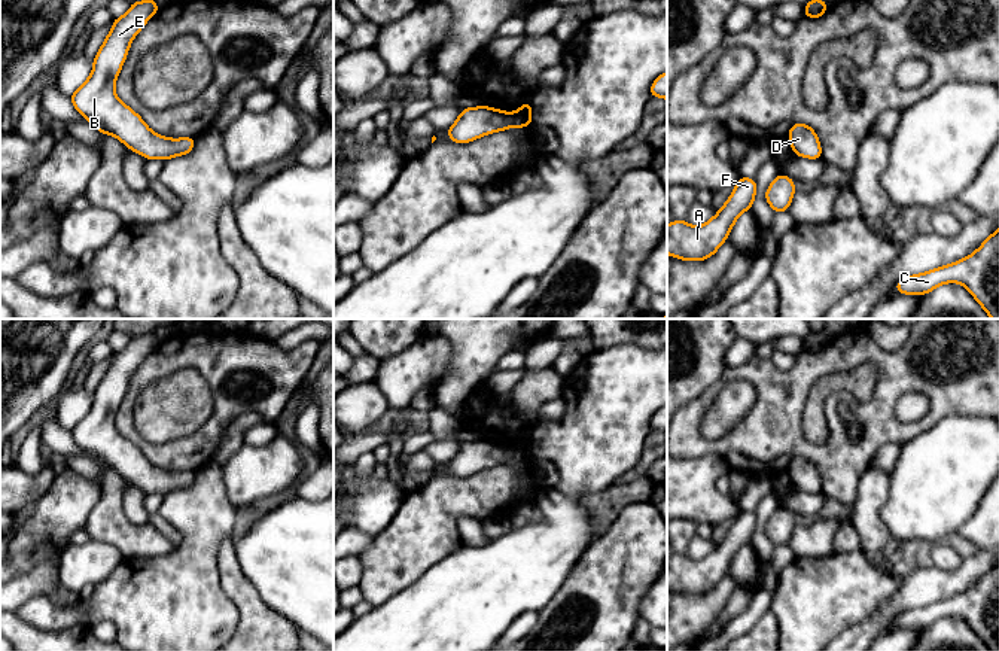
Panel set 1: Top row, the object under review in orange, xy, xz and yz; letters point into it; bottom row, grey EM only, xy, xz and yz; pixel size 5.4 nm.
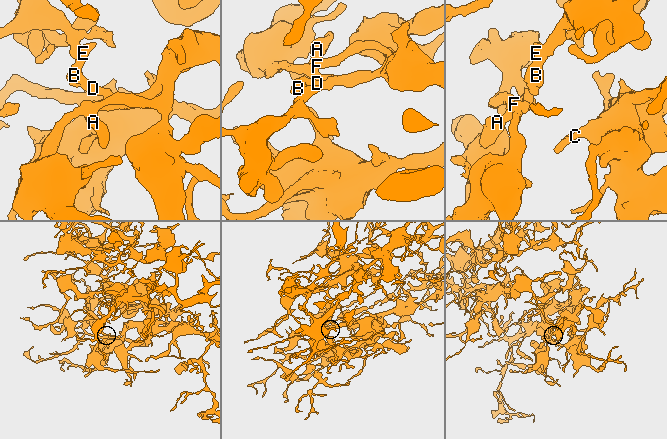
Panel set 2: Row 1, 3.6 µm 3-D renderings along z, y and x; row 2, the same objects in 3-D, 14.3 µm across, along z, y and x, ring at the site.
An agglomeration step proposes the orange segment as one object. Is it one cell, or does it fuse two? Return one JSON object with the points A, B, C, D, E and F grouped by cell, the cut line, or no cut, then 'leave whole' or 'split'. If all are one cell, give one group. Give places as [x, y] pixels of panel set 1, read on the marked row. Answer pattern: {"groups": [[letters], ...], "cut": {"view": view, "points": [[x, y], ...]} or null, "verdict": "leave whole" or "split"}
{"groups": [["A", "B", "C", "D", "E", "F"]], "cut": null, "verdict": "leave whole"}

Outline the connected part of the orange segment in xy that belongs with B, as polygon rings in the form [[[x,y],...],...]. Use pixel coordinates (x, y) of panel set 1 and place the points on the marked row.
[[[155,0],[133,1],[130,10],[113,25],[94,58],[91,76],[70,95],[73,107],[103,136],[119,139],[130,150],[146,159],[170,159],[188,155],[195,139],[168,139],[155,134],[131,107],[122,103],[115,83],[133,39],[158,12]]]

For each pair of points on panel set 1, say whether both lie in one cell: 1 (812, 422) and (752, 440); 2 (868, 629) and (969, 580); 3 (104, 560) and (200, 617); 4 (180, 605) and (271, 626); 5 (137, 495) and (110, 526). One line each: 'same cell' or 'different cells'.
1: different cells
2: same cell
3: different cells
4: different cells
5: different cells

